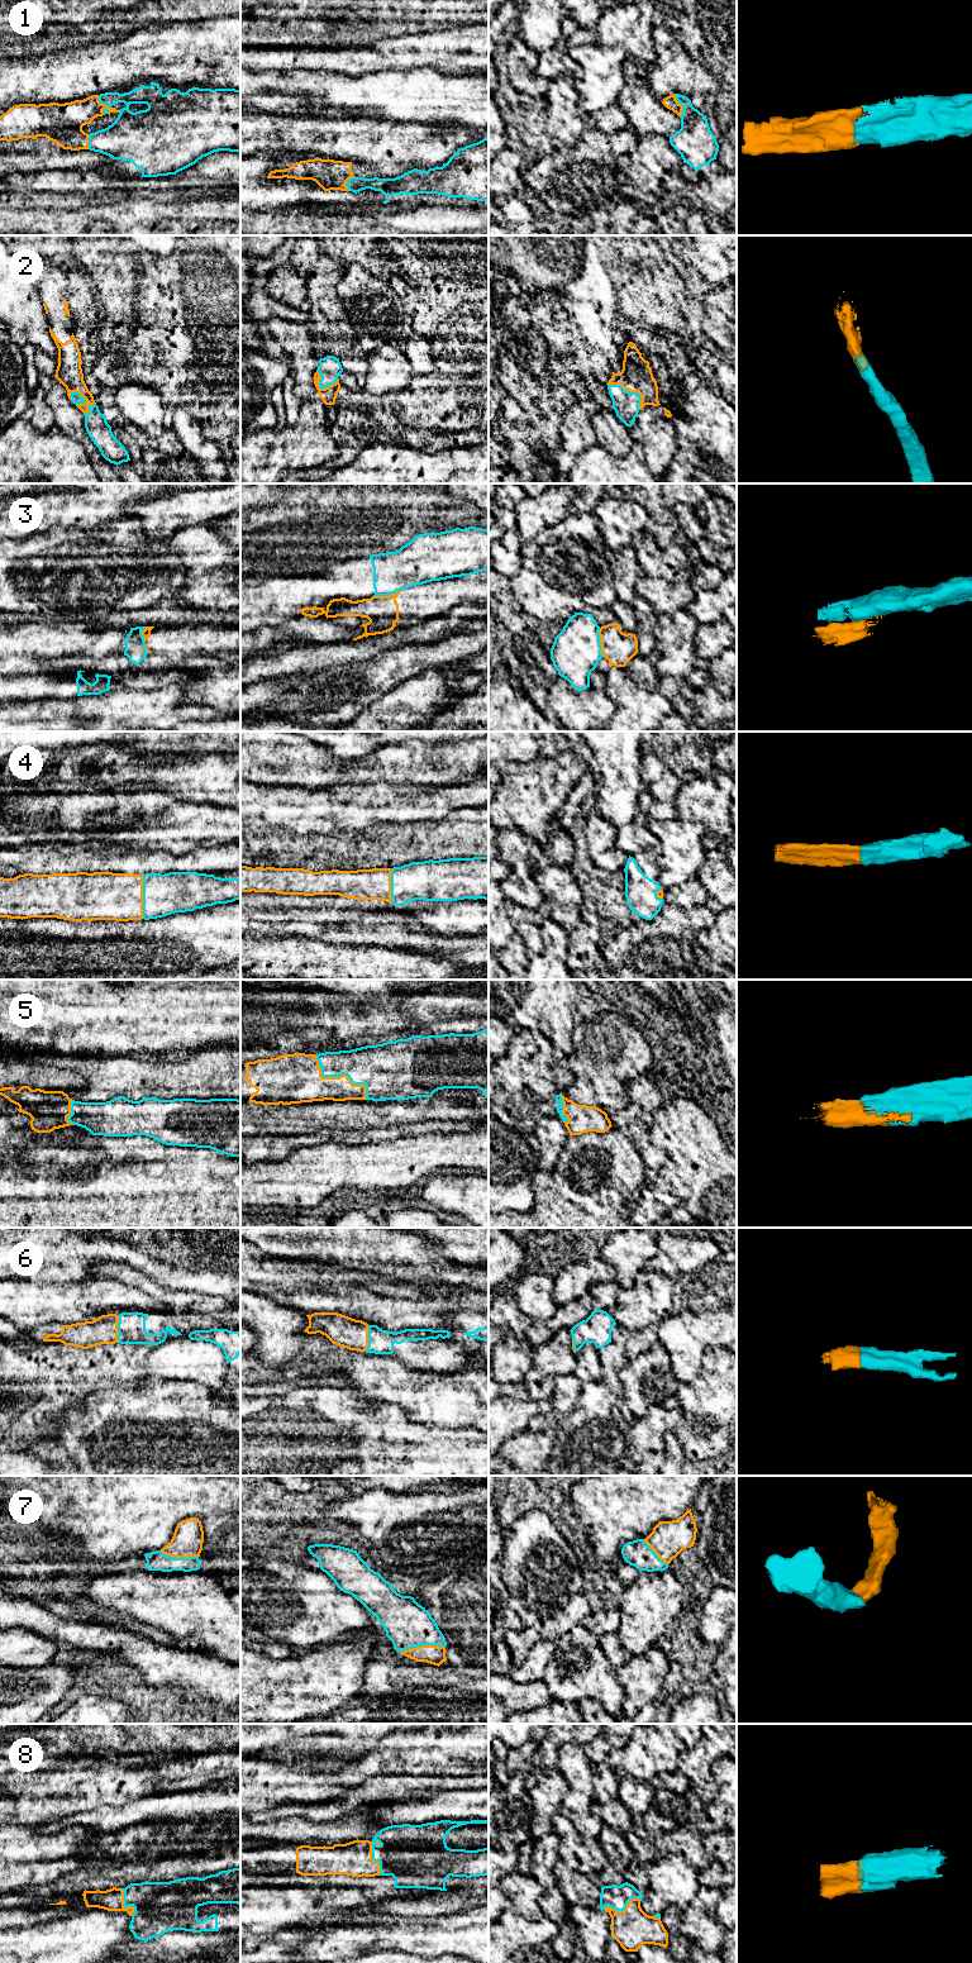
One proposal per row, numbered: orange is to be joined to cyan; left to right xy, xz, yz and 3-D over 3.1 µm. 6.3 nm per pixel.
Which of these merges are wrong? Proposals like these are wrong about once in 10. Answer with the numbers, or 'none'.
3

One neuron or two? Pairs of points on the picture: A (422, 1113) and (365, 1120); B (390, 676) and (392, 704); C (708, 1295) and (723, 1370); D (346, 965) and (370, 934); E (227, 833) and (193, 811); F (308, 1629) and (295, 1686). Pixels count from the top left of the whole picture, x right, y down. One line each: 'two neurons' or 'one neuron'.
A: one neuron
B: two neurons
C: two neurons
D: two neurons
E: one neuron
F: two neurons

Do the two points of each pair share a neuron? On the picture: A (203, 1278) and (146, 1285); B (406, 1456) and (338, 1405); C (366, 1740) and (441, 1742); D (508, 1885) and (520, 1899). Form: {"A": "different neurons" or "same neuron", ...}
{"A": "different neurons", "B": "same neuron", "C": "same neuron", "D": "same neuron"}

